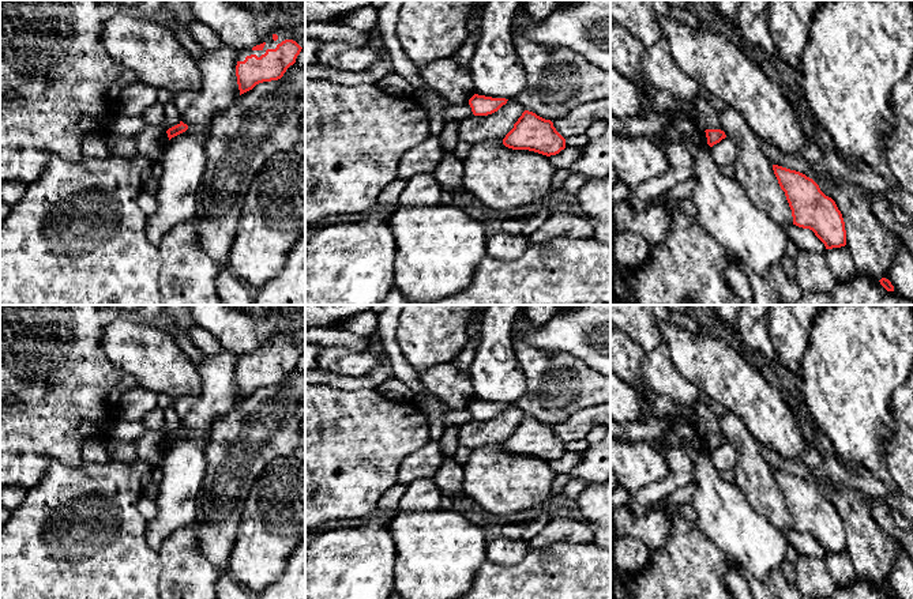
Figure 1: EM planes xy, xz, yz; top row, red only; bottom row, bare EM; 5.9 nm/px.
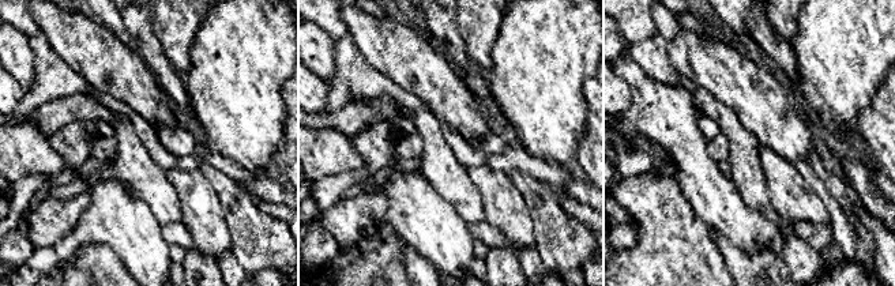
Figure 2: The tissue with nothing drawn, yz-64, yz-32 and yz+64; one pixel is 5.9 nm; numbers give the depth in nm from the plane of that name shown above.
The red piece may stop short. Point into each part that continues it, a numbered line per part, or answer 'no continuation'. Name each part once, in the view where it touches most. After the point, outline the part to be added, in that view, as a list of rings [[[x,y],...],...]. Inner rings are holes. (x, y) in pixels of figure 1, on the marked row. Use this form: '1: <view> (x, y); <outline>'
1: xy (290, 25); [[[279,0],[277,27],[267,37],[264,48],[262,50],[241,50],[237,61],[244,61],[251,54],[260,57],[267,49],[275,49],[285,39],[293,39],[305,48],[305,0]]]

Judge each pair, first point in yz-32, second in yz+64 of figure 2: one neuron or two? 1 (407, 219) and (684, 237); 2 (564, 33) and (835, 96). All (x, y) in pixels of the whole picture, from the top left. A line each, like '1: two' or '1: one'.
1: two
2: one

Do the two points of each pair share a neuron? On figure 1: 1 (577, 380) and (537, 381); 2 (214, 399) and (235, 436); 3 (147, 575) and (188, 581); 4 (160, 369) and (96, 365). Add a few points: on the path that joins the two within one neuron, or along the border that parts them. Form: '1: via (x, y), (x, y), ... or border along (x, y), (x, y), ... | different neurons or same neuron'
1: via (567, 381), (547, 381) | same neuron
2: border along (240, 400), (220, 415), (210, 429) | different neurons
3: border along (157, 553), (161, 561), (160, 584) | different neurons
4: border along (101, 336), (101, 350), (115, 368) | different neurons

